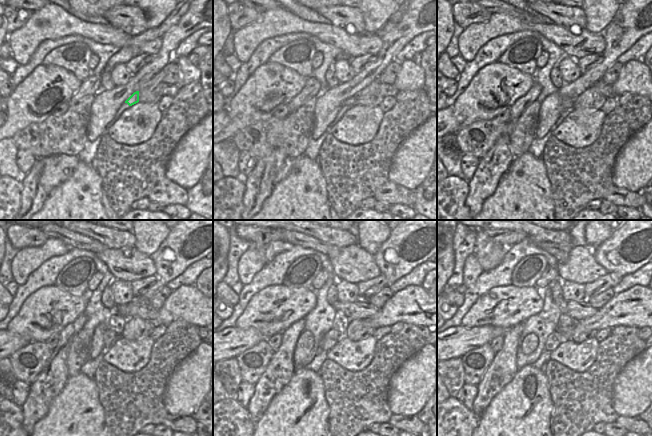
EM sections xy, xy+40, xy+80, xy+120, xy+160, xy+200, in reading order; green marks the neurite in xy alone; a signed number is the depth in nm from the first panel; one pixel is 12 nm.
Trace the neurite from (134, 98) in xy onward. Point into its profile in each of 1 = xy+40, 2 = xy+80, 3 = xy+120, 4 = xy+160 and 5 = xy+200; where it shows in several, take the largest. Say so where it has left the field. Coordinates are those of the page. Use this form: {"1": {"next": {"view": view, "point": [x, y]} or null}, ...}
{"1": {"next": {"view": "xy+40", "point": [351, 101]}}, "2": {"next": {"view": "xy+80", "point": [567, 102]}}, "3": {"next": {"view": "xy+120", "point": [116, 323]}}, "4": {"next": {"view": "xy+160", "point": [341, 321]}}, "5": {"next": {"view": "xy+200", "point": [565, 323]}}}

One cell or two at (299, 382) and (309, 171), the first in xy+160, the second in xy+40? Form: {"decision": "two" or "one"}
{"decision": "one"}

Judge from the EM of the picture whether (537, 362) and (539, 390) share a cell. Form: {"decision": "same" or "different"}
{"decision": "different"}

